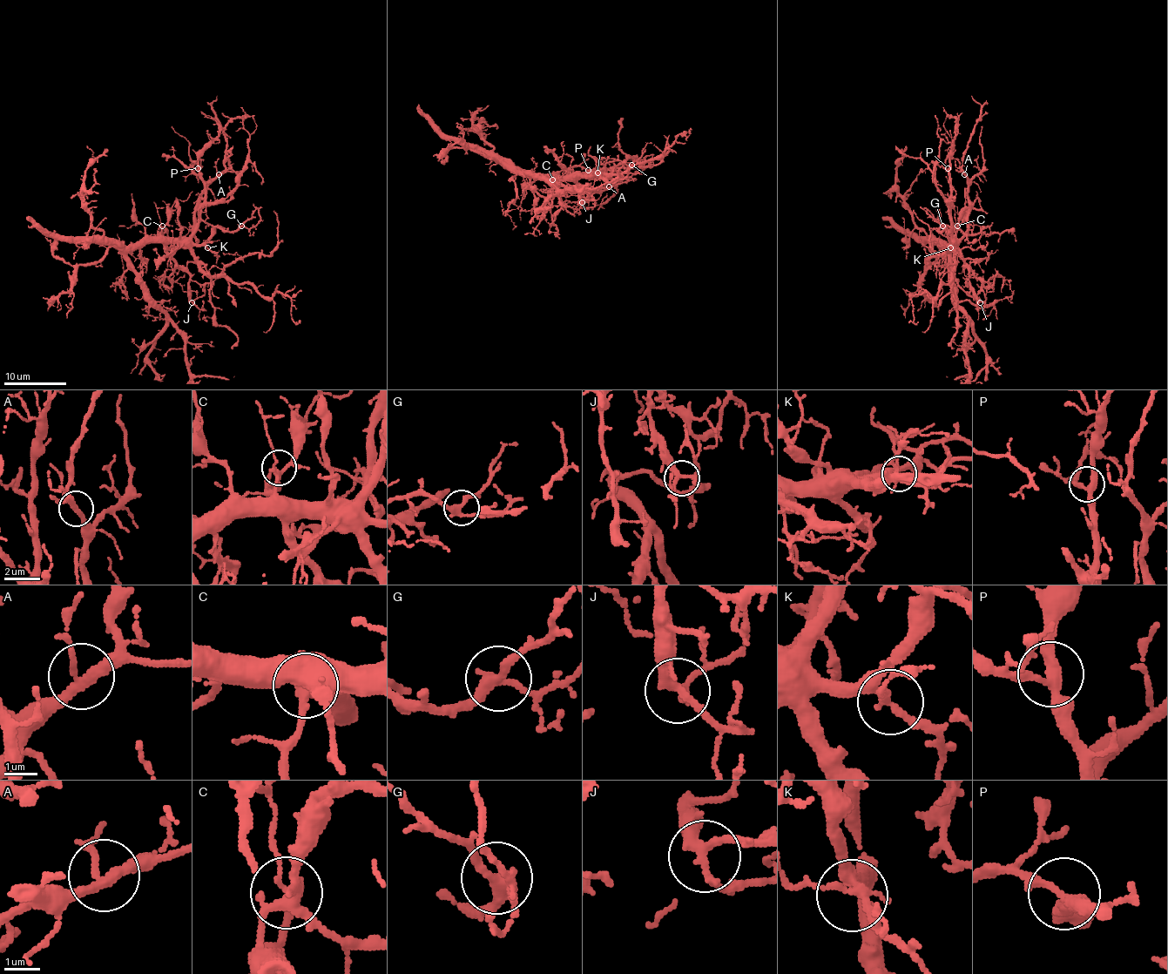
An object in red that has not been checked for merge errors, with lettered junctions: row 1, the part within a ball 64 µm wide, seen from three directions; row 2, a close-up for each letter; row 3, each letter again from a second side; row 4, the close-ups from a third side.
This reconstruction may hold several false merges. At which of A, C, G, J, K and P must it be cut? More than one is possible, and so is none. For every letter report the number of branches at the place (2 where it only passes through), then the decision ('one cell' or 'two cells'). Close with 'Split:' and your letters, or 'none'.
A: 3 | one cell
C: 4 | one cell
G: 3 | one cell
J: 3 | one cell
K: 4 | one cell
P: 3 | one cell
Split: none

